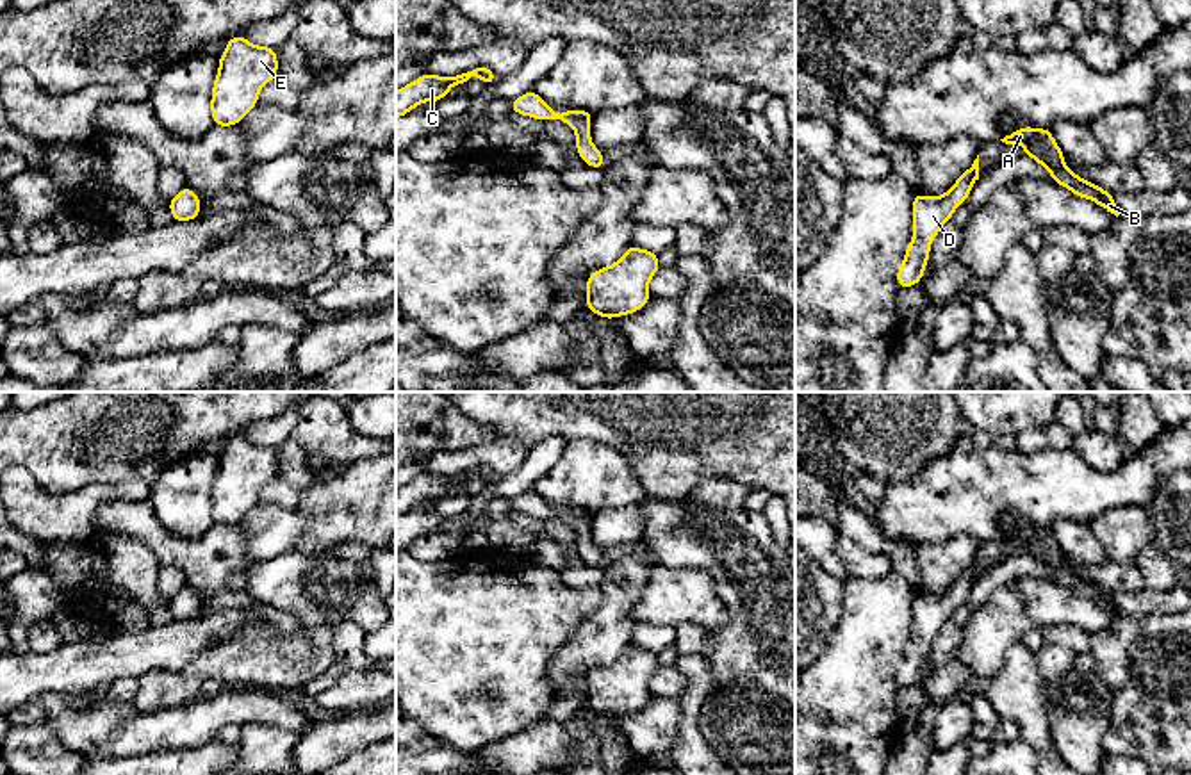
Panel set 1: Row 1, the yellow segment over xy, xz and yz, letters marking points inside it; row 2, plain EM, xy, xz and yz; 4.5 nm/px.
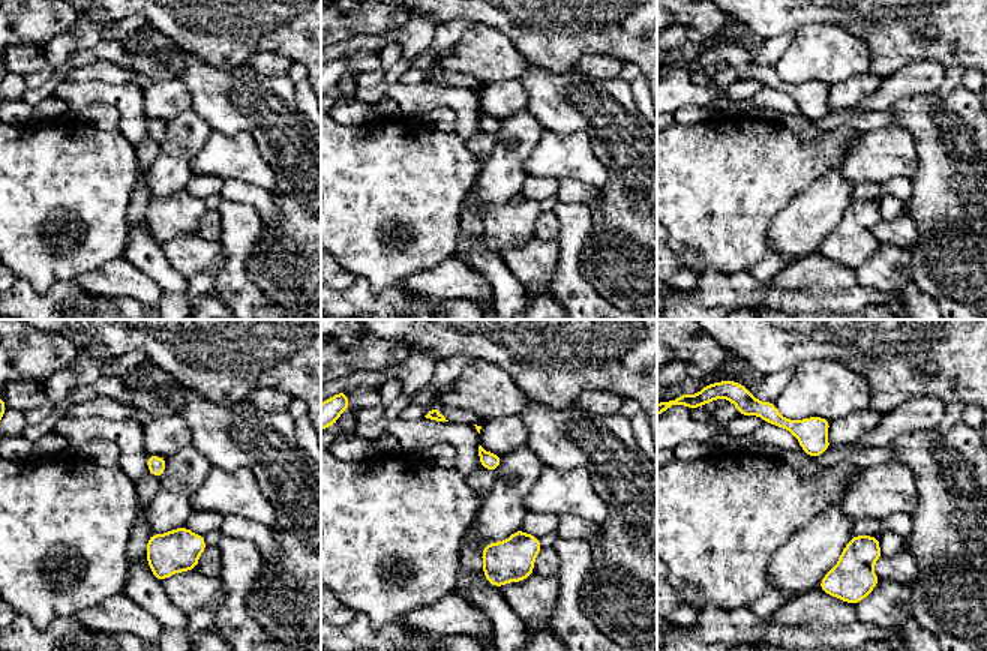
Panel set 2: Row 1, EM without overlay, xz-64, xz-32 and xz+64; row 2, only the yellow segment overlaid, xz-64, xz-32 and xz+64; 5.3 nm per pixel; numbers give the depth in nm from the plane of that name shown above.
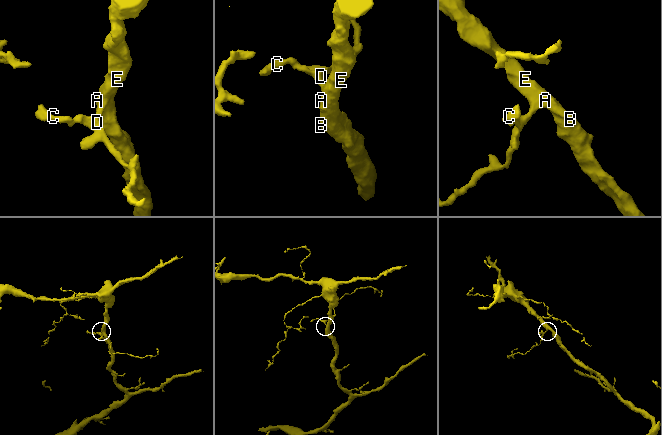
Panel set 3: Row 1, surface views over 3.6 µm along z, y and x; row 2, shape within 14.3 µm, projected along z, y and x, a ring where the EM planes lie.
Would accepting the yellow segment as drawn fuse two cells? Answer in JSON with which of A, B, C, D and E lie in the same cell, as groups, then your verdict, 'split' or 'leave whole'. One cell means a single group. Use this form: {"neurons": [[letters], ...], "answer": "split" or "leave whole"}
{"neurons": [["A", "B", "C", "D", "E"]], "answer": "leave whole"}

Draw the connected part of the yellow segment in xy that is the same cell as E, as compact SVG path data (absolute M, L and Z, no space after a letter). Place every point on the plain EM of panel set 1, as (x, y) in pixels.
M234 435L218 461L210 513L214 526L234 526L259 504L260 488L278 476L276 447L257 445L244 435Z

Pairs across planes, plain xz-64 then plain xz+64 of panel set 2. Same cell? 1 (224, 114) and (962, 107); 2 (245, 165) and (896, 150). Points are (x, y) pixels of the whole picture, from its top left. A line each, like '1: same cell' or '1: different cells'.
1: same cell
2: same cell

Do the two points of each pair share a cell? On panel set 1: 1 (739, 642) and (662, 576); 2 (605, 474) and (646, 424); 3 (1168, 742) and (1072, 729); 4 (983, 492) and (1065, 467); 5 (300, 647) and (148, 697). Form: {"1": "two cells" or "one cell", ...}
{"1": "two cells", "2": "two cells", "3": "two cells", "4": "one cell", "5": "one cell"}

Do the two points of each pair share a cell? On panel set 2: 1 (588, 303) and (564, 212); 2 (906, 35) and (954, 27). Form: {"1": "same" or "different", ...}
{"1": "same", "2": "same"}

